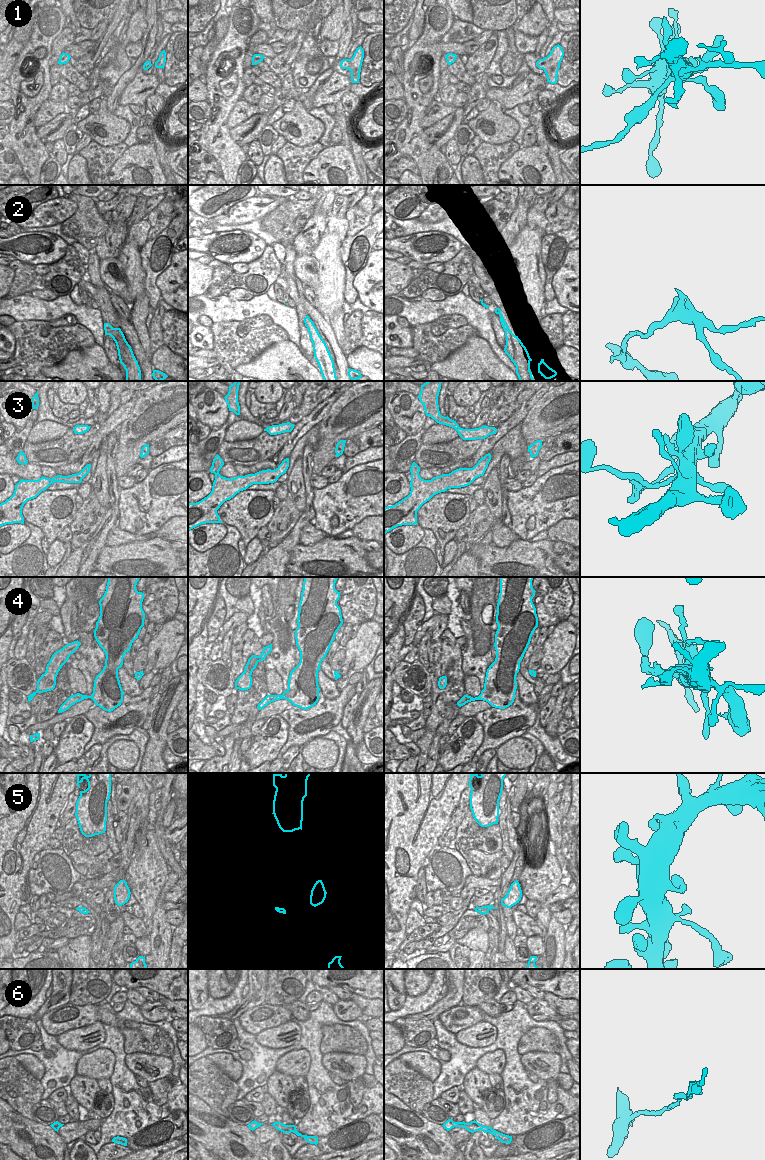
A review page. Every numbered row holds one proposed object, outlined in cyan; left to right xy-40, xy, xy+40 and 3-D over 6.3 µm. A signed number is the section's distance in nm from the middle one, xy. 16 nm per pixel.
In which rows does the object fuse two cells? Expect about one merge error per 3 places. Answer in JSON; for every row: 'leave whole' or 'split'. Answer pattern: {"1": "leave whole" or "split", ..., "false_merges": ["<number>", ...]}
{"1": "split", "2": "split", "3": "leave whole", "4": "leave whole", "5": "leave whole", "6": "leave whole", "false_merges": ["1", "2"]}

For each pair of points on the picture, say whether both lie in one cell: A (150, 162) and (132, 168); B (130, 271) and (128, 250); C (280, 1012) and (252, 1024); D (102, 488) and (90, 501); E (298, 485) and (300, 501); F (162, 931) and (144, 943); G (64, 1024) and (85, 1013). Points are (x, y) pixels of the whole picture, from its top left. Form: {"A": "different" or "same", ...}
{"A": "same", "B": "same", "C": "same", "D": "different", "E": "same", "F": "different", "G": "same"}

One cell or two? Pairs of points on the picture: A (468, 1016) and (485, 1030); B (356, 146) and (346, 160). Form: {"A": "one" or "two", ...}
{"A": "two", "B": "two"}

